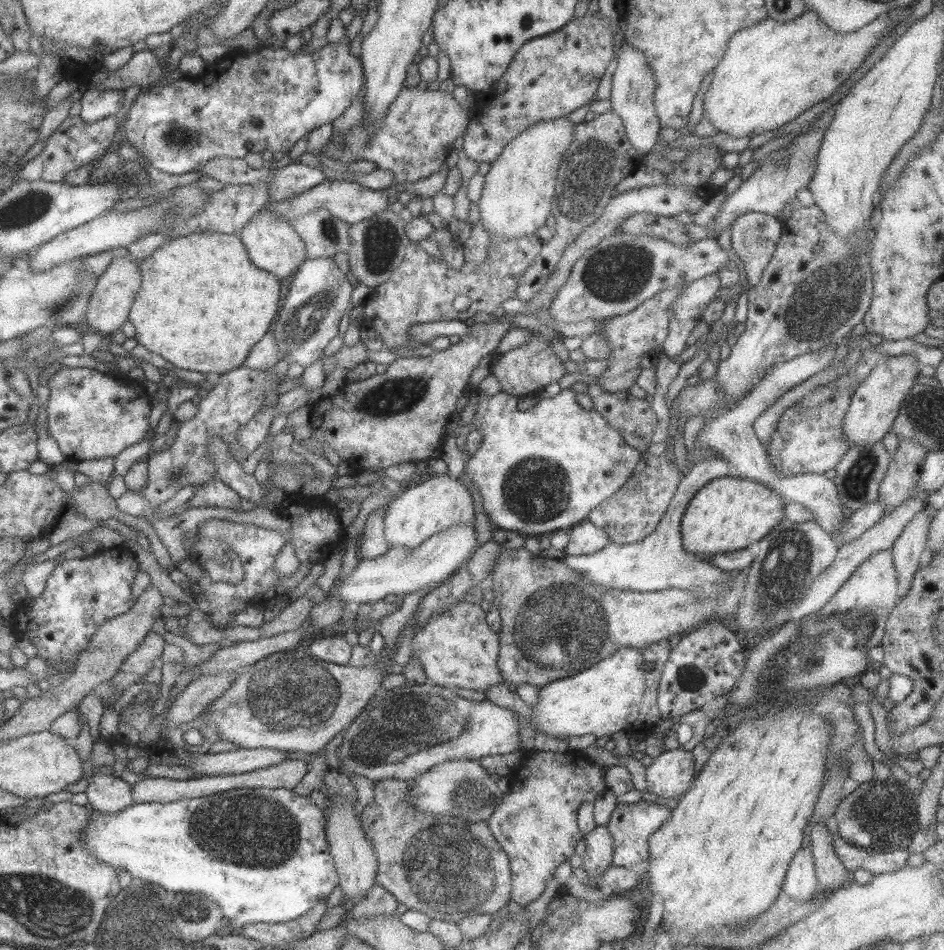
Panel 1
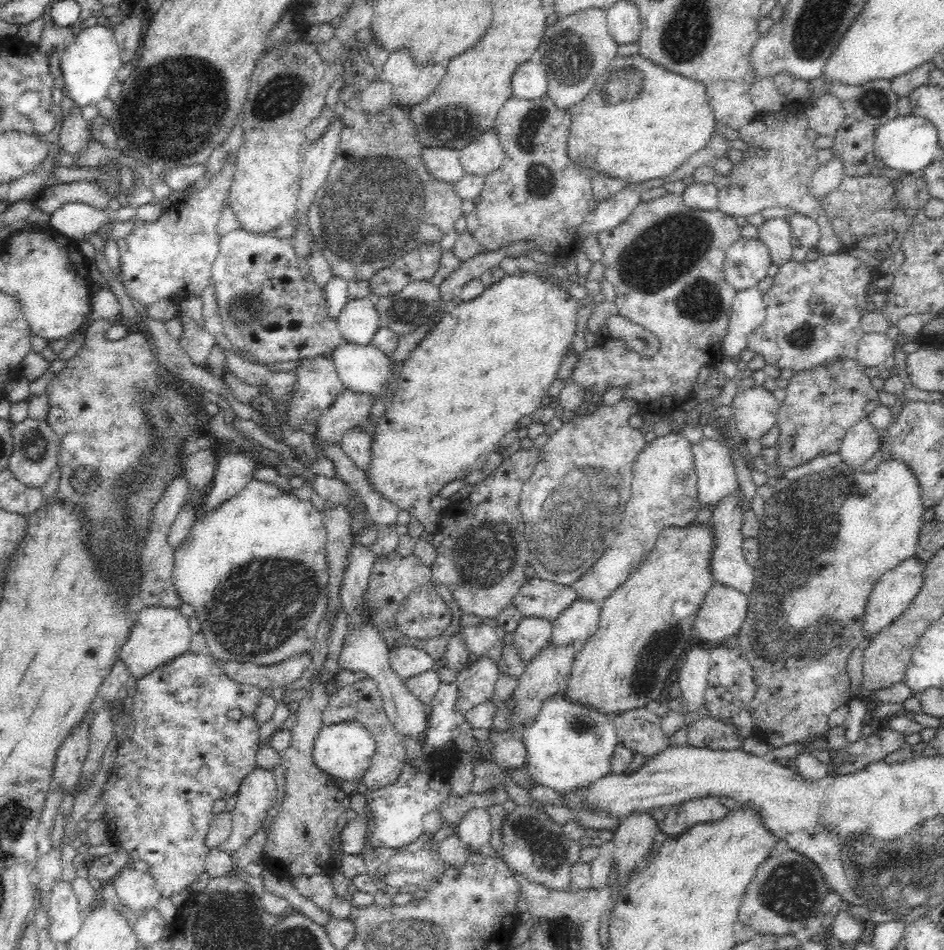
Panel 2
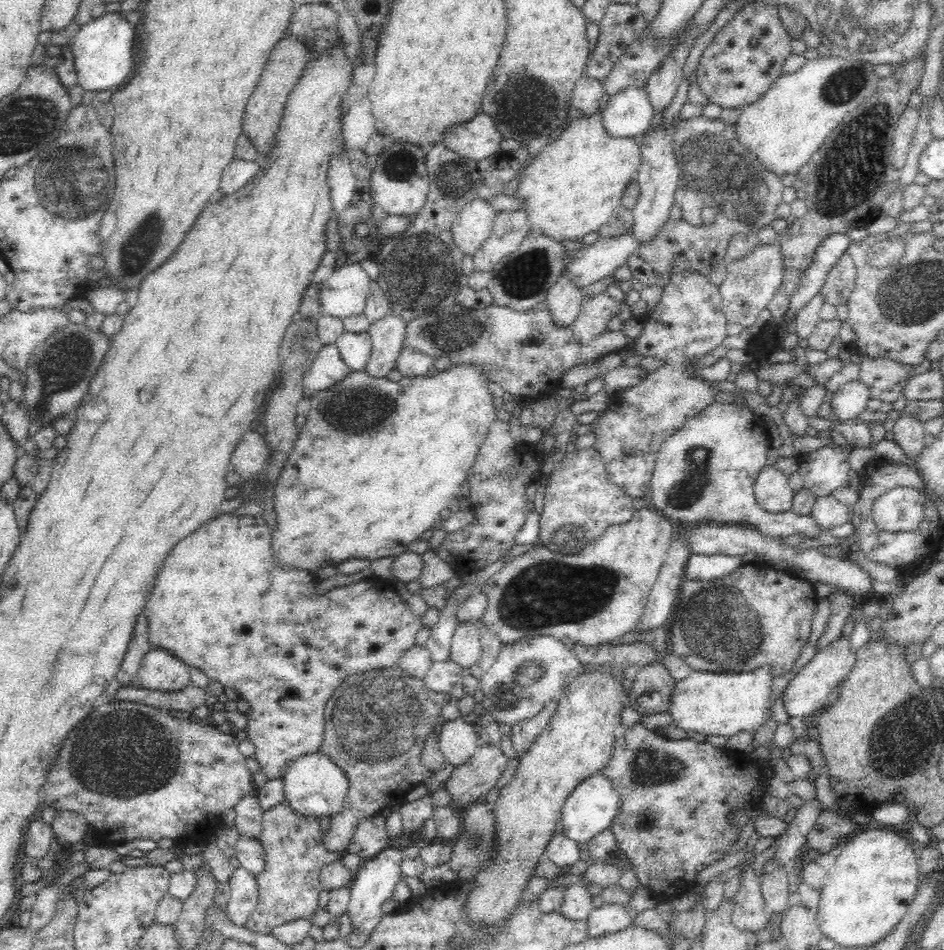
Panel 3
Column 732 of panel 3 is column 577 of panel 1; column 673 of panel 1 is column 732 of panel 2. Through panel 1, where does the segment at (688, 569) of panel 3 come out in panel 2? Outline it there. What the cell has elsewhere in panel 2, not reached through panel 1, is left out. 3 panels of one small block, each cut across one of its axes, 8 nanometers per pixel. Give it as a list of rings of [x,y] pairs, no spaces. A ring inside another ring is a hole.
[[[741,492],[730,494],[730,496],[722,496],[718,500],[718,504],[714,506],[709,522],[712,523],[714,531],[716,531],[716,546],[714,546],[714,553],[711,563],[711,572],[714,576],[715,582],[722,583],[730,588],[738,590],[744,596],[748,597],[752,592],[755,581],[754,569],[744,559],[742,553],[742,535],[740,534],[740,520],[742,520],[742,513],[744,512],[741,501],[743,495]]]

